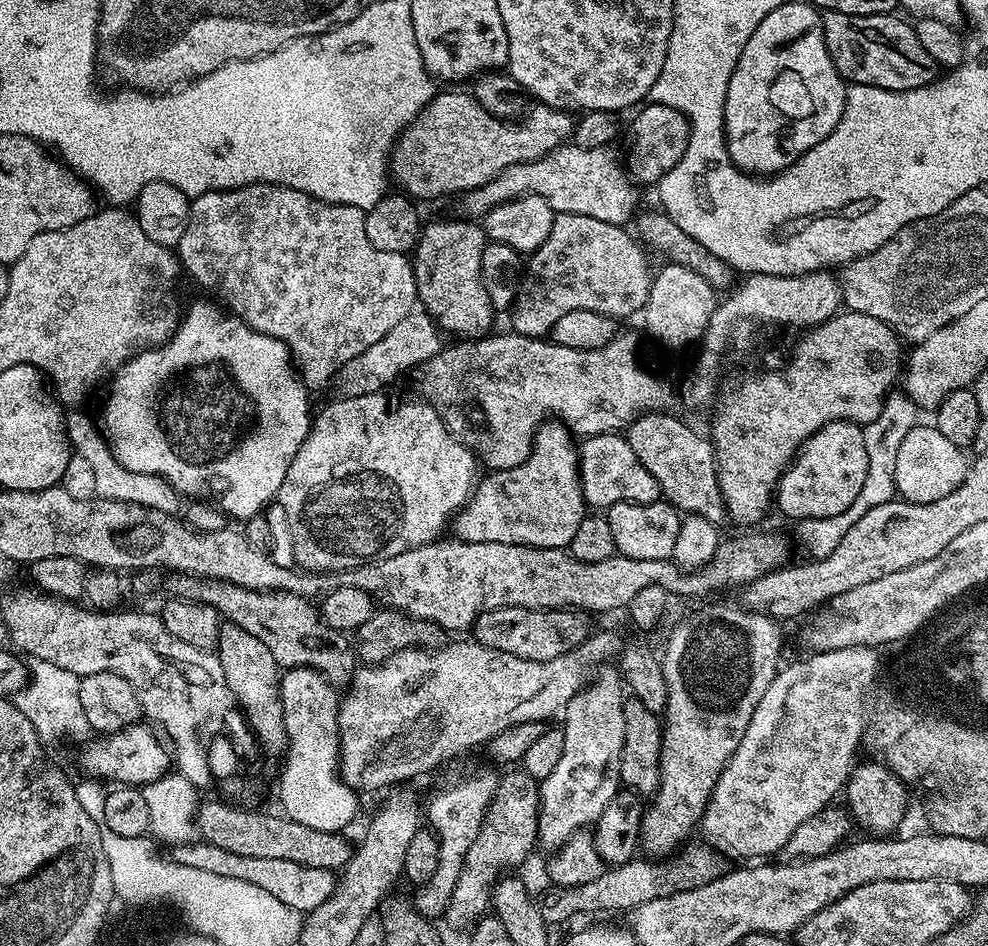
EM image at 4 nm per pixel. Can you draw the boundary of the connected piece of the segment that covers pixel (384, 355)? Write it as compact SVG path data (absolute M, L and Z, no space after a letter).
M413 310L398 326L390 329L390 334L386 338L381 338L379 342L374 342L374 346L369 346L367 350L362 350L358 358L350 358L346 366L338 370L334 381L334 388L340 396L361 396L362 394L374 394L384 392L399 378L403 372L419 369L434 354L438 354L442 347L442 329L427 312L423 310Z

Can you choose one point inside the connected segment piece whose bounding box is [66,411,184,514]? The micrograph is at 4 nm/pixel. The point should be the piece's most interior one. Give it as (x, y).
(112, 481)

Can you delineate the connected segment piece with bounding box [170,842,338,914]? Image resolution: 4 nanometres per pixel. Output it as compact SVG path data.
M203 842L178 844L171 852L170 859L174 863L206 870L219 877L250 882L301 914L310 914L318 906L322 906L322 902L326 902L326 898L330 898L330 894L336 889L338 879L337 873L330 870L314 870L314 866L301 866L298 862L286 862L282 858L246 858L246 854L230 854L230 850L222 850L222 846Z

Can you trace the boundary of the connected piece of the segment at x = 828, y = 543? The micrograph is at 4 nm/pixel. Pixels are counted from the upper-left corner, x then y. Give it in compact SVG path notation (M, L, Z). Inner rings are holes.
M894 390L883 400L882 410L873 422L863 425L863 442L865 443L867 456L867 472L862 493L858 494L849 510L832 518L806 519L799 521L798 536L810 554L809 557L821 560L834 552L835 546L845 537L846 531L858 522L866 514L867 510L874 506L893 499L895 495L894 474L896 470L896 459L900 445L912 427L918 424L920 410L916 404L907 396L907 393ZM897 391L897 392L896 392Z

